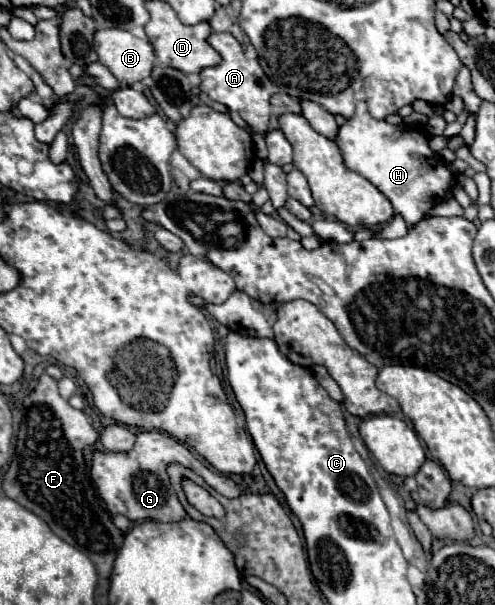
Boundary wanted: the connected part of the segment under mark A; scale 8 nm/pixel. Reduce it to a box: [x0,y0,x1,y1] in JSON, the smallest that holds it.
[199,32,277,160]

